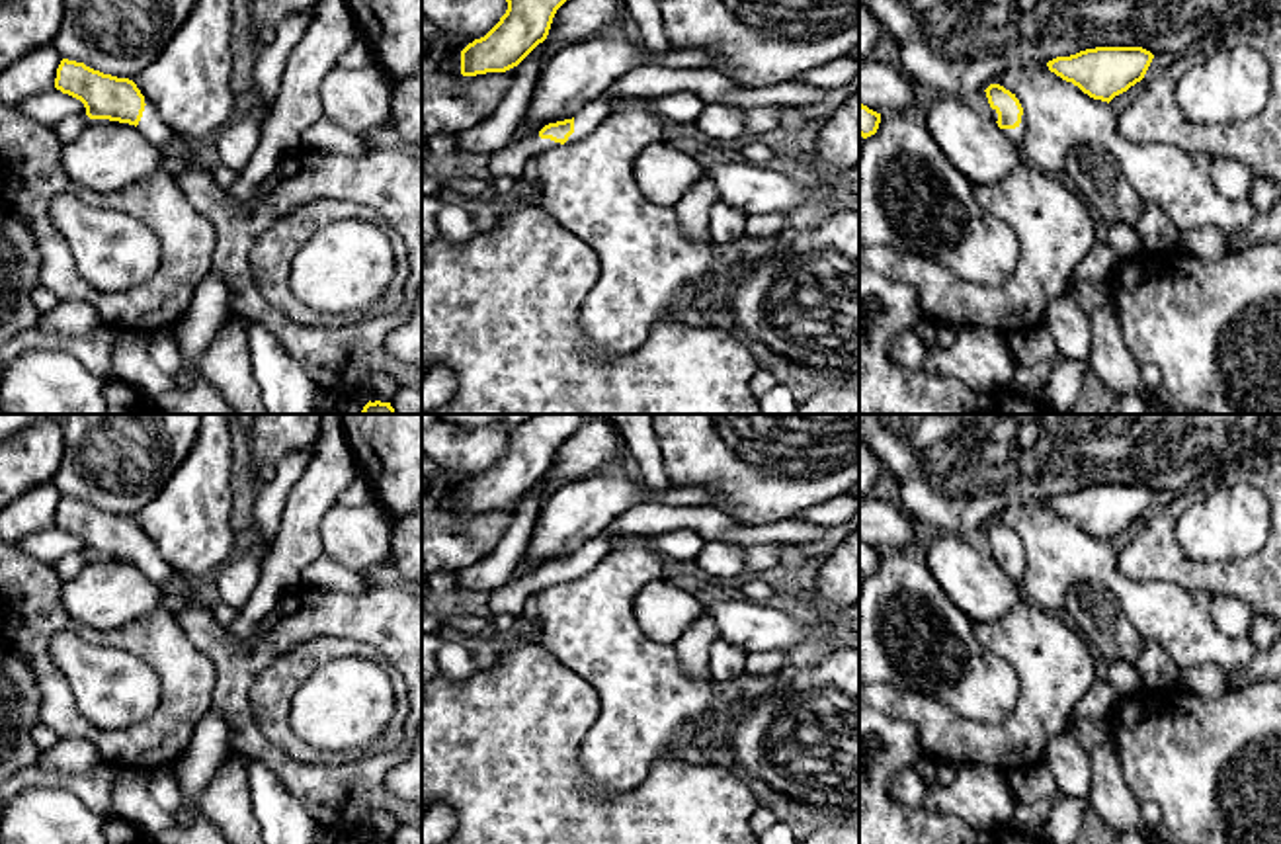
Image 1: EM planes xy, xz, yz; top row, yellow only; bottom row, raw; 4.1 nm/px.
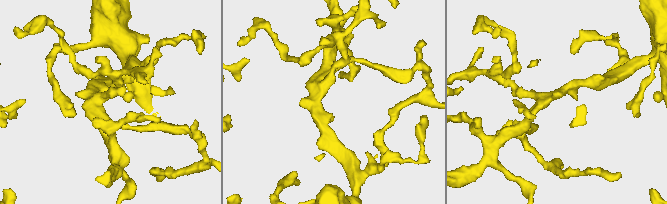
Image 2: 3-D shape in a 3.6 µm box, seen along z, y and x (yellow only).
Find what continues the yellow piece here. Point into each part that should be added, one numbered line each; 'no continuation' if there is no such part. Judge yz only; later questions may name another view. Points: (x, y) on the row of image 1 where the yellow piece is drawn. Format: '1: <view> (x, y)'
1: yz (1016, 135)

